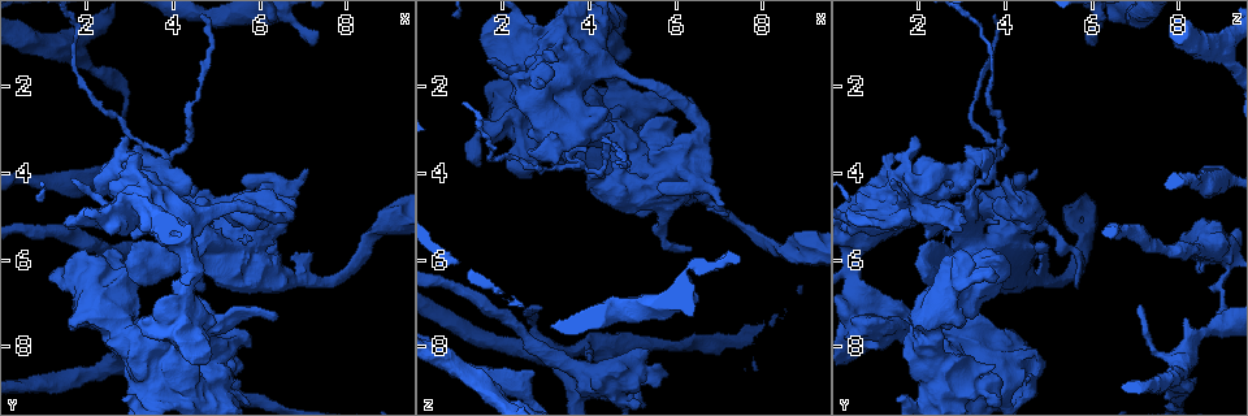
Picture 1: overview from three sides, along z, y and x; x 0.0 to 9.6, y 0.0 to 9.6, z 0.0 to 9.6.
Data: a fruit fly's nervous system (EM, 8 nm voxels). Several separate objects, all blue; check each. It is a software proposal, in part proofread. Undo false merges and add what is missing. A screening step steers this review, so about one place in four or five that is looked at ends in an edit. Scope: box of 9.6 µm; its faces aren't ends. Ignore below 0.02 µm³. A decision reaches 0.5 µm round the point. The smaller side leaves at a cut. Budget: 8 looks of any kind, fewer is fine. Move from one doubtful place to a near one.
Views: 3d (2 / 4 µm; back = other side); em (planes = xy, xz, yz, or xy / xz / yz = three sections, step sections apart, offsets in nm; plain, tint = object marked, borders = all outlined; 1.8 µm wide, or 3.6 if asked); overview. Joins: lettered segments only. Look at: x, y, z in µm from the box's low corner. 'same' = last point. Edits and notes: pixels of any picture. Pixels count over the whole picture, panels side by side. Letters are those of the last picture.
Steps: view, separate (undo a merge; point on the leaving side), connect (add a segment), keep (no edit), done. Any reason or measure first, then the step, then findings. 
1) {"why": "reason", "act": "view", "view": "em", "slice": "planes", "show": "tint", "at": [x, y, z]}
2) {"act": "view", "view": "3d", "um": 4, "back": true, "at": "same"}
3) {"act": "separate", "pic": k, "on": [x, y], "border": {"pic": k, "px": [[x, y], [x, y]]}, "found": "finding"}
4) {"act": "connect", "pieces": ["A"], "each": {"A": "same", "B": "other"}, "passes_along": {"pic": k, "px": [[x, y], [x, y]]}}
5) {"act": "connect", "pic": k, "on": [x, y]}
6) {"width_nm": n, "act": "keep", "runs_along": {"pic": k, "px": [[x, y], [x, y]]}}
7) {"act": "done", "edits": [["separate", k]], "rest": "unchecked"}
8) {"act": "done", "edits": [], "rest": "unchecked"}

{"why": "an open end", "act": "view", "view": "em", "slice": "xz", "step": 8, "show": "borders", "at": [7.15, 3.95, 4.70]}

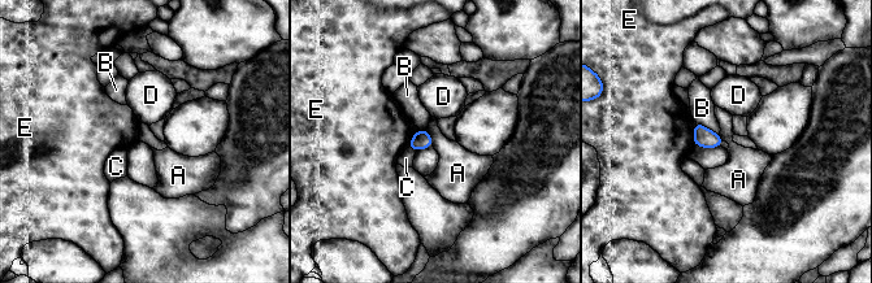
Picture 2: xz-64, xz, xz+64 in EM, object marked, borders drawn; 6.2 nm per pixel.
{"act": "keep", "each": {"A": "other", "B": "other", "C": "other", "D": "other", "E": "other"}, "found": "no lettered segment goes on from it"}

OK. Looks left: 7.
{"why": "sudden change in width", "act": "view", "view": "3d", "um": 4, "back": true, "at": [4.50, 5.80, 3.05]}

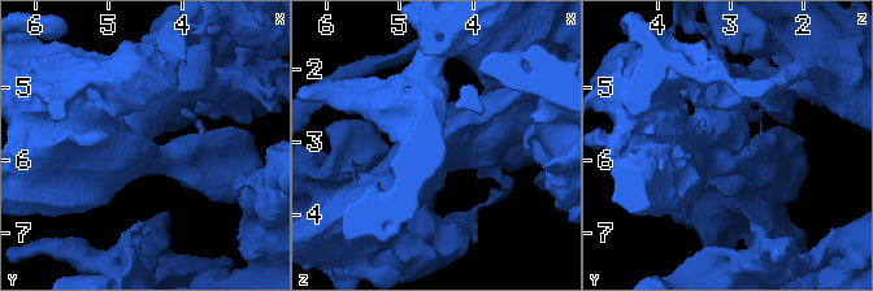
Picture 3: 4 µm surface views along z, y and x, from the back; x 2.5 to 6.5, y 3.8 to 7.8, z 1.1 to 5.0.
{"why": "shape alone is not enough", "act": "view", "view": "em", "slice": "planes", "show": "plain", "at": [4.50, 5.70, 3.05]}

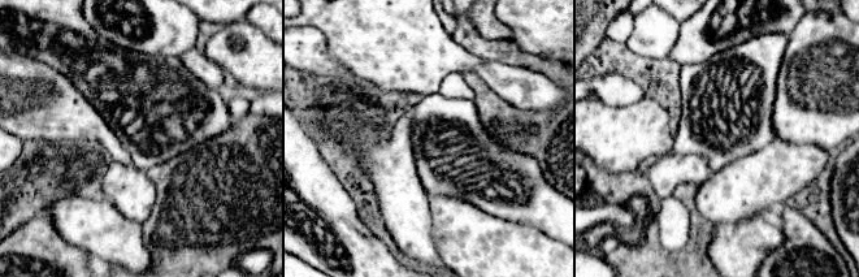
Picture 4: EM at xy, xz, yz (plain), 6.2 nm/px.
{"act": "view", "view": "em", "slice": "planes", "show": "borders", "at": "same"}

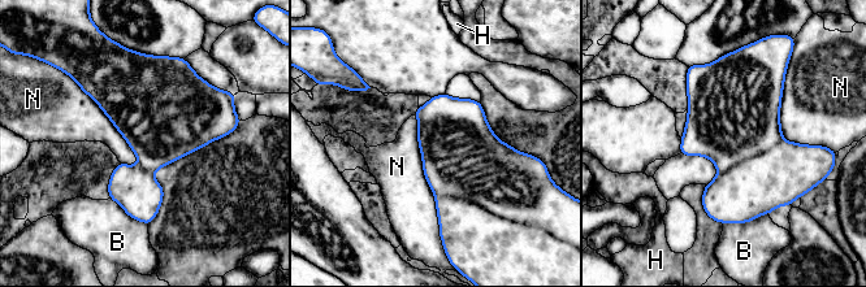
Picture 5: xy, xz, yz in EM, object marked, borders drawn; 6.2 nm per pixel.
{"act": "separate", "pic": 5, "on": [735, 121], "each": {"B": "other", "H": "other", "N": "other"}, "border": {"pic": 5, "px": [[782, 139], [718, 174]]}, "found": "two cells meet here"}

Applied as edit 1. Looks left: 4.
{"why": "see it whole again", "act": "view", "view": "overview"}

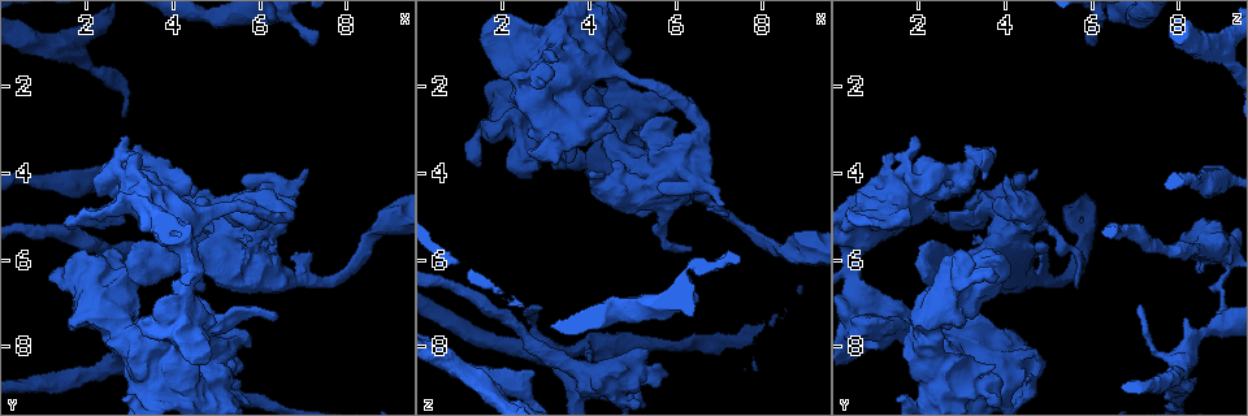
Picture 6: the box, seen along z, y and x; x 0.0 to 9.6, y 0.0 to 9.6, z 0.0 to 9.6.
{"why": "sudden change in width", "act": "view", "view": "em", "um": 3.6, "slice": "planes", "show": "borders", "at": [4.95, 8.15, 3.85]}

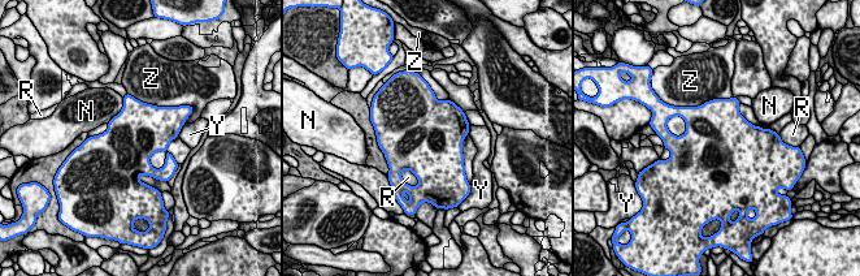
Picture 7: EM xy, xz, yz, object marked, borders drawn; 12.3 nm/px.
{"act": "keep", "each": {"N": "other", "R": "other", "Y": "other", "Z": "other"}, "border": {"pic": 7, "px": [[468, 124], [469, 133]]}, "found": "continuous, no second cell"}

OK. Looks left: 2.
{"why": "stops while still wide", "act": "view", "view": "3d", "um": 4, "at": [5.05, 5.30, 9.00]}

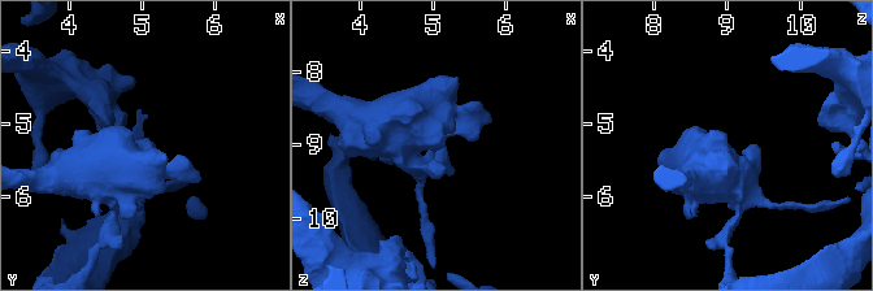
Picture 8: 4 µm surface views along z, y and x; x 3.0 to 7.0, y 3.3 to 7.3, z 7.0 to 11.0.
{"act": "view", "view": "em", "um": 3.6, "slice": "planes", "show": "borders", "at": [5.15, 5.25, 9.05]}

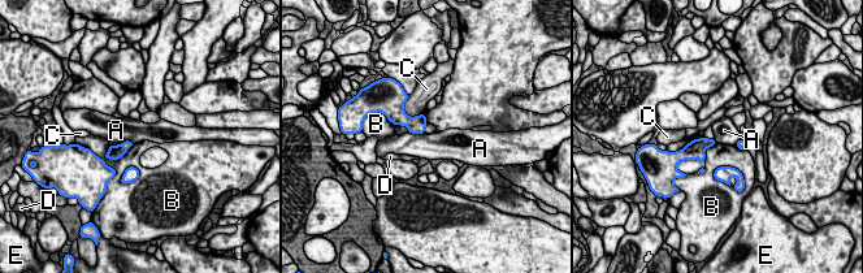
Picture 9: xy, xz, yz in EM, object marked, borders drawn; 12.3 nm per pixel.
{"act": "keep", "each": {"A": "other", "B": "other", "C": "other", "D": "other", "E": "other"}, "border": {"pic": 9, "px": [[134, 143], [124, 141], [109, 146]]}, "found": "no lettered segment goes on from it"}

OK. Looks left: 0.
{"act": "done", "edits": [["separate", 5]], "rest": "unchecked"}

